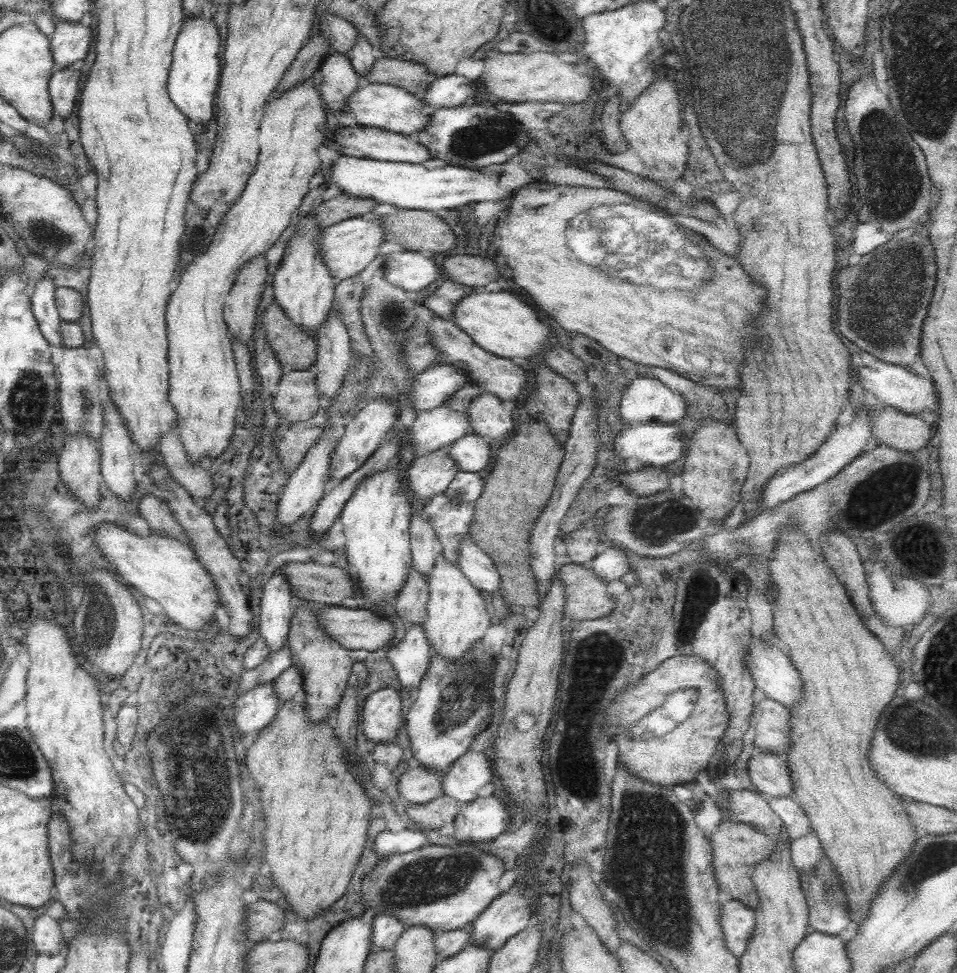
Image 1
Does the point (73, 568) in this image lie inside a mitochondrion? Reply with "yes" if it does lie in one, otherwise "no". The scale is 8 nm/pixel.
yes

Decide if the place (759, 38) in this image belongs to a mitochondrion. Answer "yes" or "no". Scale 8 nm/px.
yes

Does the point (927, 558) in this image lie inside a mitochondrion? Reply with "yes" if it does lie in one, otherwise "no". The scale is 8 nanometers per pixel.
yes

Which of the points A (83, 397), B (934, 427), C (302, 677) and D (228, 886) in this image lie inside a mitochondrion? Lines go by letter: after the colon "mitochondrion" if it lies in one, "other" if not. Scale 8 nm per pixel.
A: mitochondrion
B: other
C: other
D: other

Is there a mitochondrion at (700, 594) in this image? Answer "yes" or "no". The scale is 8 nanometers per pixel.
yes

